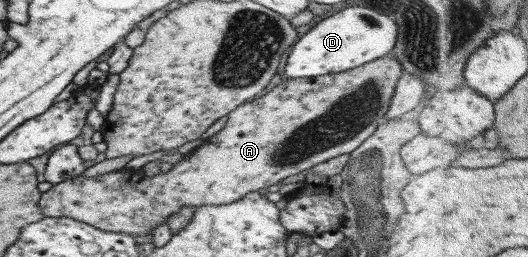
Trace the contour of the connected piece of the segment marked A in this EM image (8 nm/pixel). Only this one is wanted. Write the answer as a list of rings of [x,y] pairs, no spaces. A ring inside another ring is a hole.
[[[386,55],[342,73],[287,79],[259,98],[242,103],[229,112],[220,131],[173,164],[168,172],[148,177],[139,169],[118,169],[96,177],[77,175],[42,192],[37,202],[38,208],[46,218],[72,218],[102,232],[120,232],[130,234],[132,238],[152,235],[152,230],[158,224],[166,222],[166,218],[170,214],[176,214],[182,206],[192,206],[196,209],[200,206],[230,204],[244,194],[268,188],[284,180],[286,176],[298,174],[301,170],[340,154],[349,154],[358,148],[362,140],[367,139],[379,124],[386,121],[384,114],[401,71],[400,63],[394,57]]]

